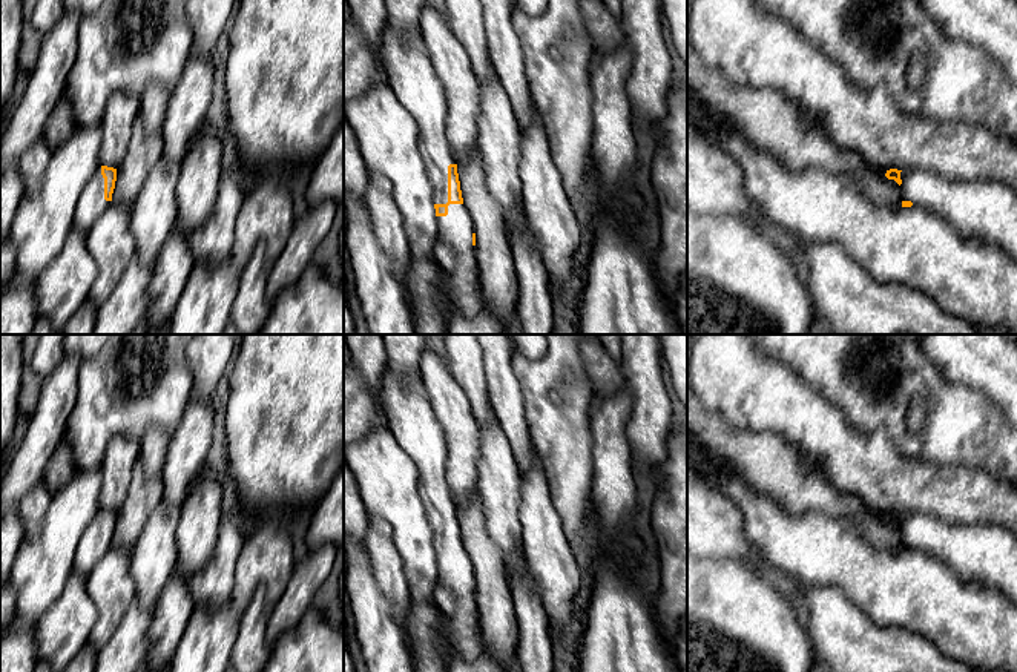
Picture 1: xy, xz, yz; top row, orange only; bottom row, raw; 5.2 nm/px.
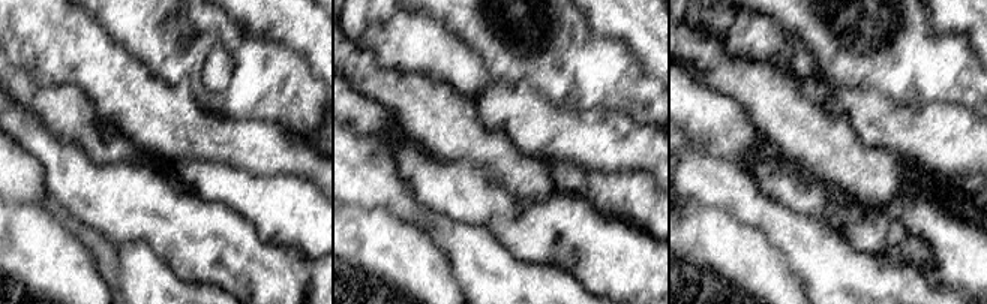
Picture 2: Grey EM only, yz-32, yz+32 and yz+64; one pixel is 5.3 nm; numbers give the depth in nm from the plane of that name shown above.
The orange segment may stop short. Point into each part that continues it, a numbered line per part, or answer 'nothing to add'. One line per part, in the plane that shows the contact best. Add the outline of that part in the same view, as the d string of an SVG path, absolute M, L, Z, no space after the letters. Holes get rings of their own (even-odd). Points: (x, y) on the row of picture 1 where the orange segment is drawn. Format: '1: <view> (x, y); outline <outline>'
1: xz (404, 57); outline M385 28L377 51L387 83L419 127L419 150L434 189L434 204L448 203L448 166L456 164L446 141L448 104L445 89L433 68L423 37L419 31L406 34Z
2: xz (457, 290); outline M449 204L448 215L437 216L437 226L437 239L451 247L456 259L453 272L440 268L439 307L446 318L453 313L472 318L482 308L472 245L474 222L465 204Z

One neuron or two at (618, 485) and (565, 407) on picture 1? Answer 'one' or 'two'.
two

